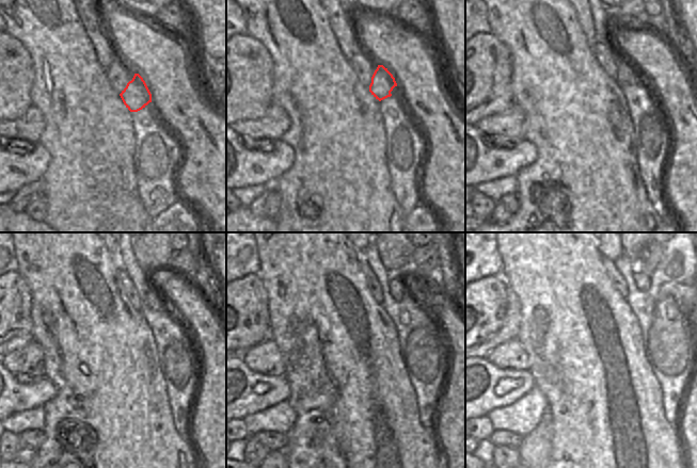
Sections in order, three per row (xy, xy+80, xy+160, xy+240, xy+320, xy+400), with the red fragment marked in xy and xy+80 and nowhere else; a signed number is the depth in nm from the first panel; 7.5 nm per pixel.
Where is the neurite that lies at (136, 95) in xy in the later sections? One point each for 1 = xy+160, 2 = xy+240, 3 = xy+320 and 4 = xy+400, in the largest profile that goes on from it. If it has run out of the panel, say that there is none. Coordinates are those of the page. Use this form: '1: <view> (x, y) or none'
1: xy+160 (627, 74)
2: xy+240 (155, 299)
3: xy+320 (398, 288)
4: xy+400 (643, 279)

